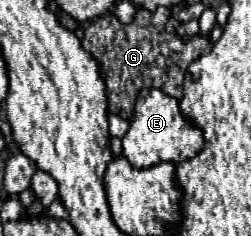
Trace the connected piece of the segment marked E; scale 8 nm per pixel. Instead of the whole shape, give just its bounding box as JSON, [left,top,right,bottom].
[122,88,204,168]

